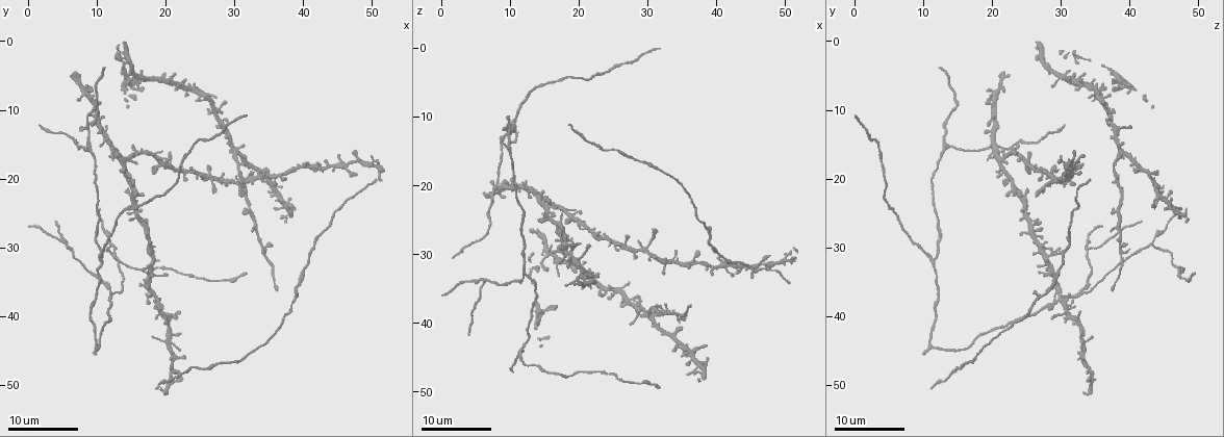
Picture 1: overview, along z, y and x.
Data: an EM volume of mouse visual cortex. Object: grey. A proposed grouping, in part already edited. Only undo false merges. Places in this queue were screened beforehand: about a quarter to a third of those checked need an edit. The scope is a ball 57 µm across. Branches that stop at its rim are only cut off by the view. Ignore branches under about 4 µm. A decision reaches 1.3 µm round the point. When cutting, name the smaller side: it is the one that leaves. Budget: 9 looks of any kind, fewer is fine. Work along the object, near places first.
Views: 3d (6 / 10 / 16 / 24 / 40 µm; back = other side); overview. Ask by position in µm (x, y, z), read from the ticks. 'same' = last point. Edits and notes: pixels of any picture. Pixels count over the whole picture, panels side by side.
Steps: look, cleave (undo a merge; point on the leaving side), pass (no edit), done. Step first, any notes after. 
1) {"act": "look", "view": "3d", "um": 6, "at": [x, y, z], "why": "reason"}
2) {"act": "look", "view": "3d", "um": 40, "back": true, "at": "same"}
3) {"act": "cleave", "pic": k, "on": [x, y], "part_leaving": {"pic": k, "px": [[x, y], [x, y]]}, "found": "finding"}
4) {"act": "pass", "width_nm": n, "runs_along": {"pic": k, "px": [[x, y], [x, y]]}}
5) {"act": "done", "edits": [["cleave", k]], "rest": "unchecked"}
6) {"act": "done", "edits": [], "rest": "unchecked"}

{"act": "look", "view": "3d", "um": 24, "at": [24.0, 47.0, 15.0], "why": "sudden change in width"}

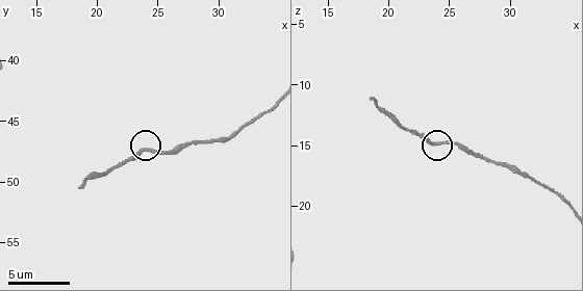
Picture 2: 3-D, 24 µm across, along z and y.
{"act": "look", "view": "3d", "um": 6, "at": [23.8, 47.4, 15.0], "why": "closer look"}

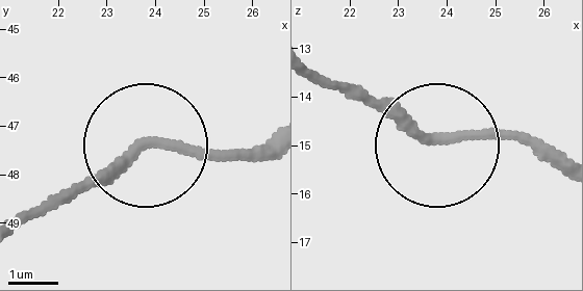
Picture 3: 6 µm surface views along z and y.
{"act": "pass", "runs_along": {"pic": 3, "px": [[270, 135], [233, 156], [146, 143], [62, 201]]}, "found": "one cell here"}

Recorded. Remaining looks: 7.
{"act": "look", "view": "3d", "um": 16, "at": [12.0, 30.0, 43.0], "why": "three-way junction"}

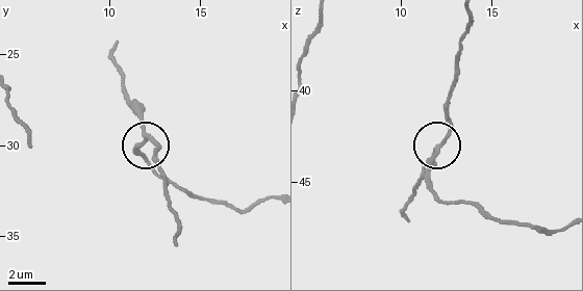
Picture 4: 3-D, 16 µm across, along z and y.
{"act": "look", "view": "3d", "um": 10, "at": [12.0, 29.5, 43.1]}

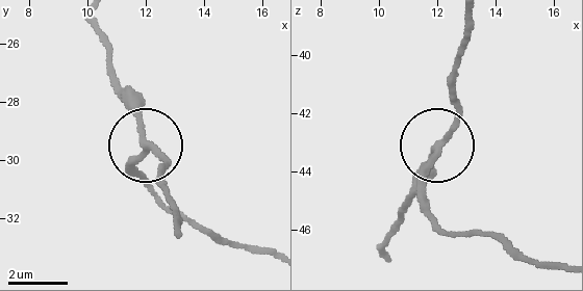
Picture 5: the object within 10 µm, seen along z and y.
{"act": "pass", "runs_along": {"pic": 5, "px": [[181, 233], [133, 94]]}, "found": "continuous, no second cell"}

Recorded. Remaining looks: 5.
{"act": "look", "view": "3d", "um": 24, "at": [32.5, 19.5, 31.0], "why": "thin arm on a thick one"}

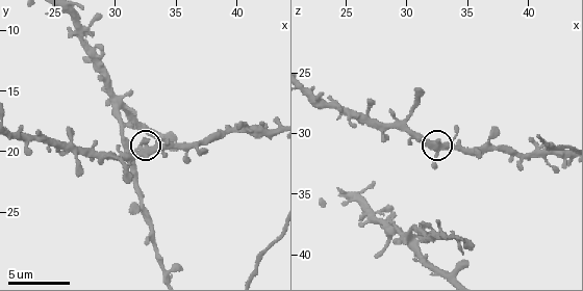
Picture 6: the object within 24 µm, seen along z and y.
{"act": "look", "view": "3d", "um": 10, "at": [32.6, 19.6, 31.2], "why": "closer look"}

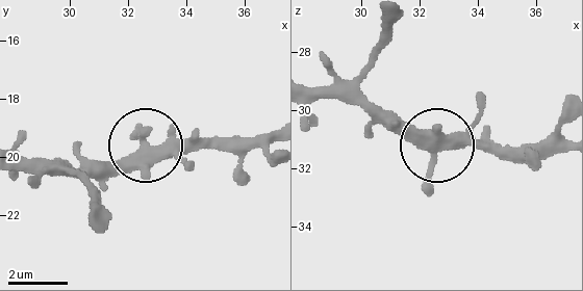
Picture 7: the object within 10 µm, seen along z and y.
{"act": "pass", "width_nm": 390, "runs_along": {"pic": 7, "px": [[314, 86], [359, 88], [434, 143], [479, 146], [499, 158]]}, "found": "continuous, no second cell"}

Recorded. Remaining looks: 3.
{"act": "look", "view": "3d", "um": 16, "at": [10.5, 31.5, 11.5]}

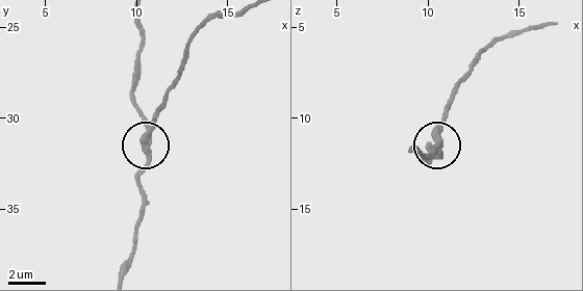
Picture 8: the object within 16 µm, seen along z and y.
{"act": "look", "view": "3d", "um": 10, "at": [10.5, 31.6, 11.2], "why": "closer look"}

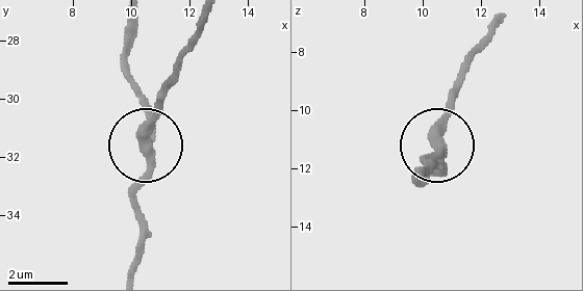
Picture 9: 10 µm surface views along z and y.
{"act": "pass", "found": "continuous, no second cell"}

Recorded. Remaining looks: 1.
{"act": "done", "edits": [], "rest": "unchecked"}

